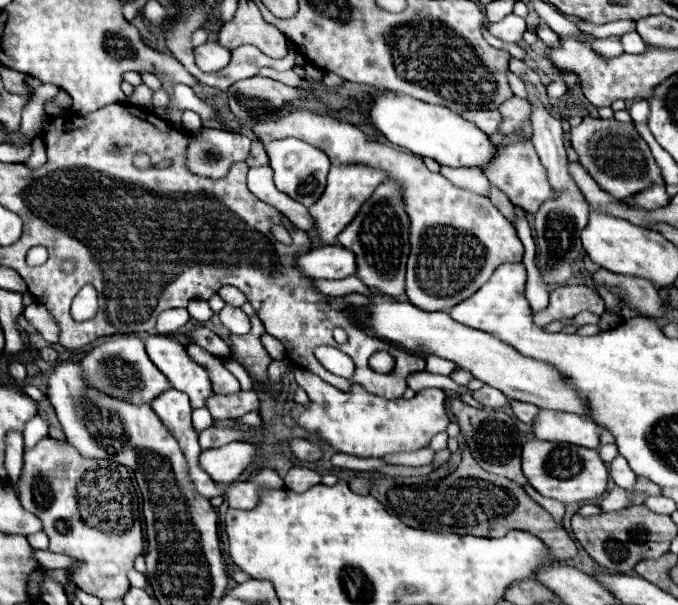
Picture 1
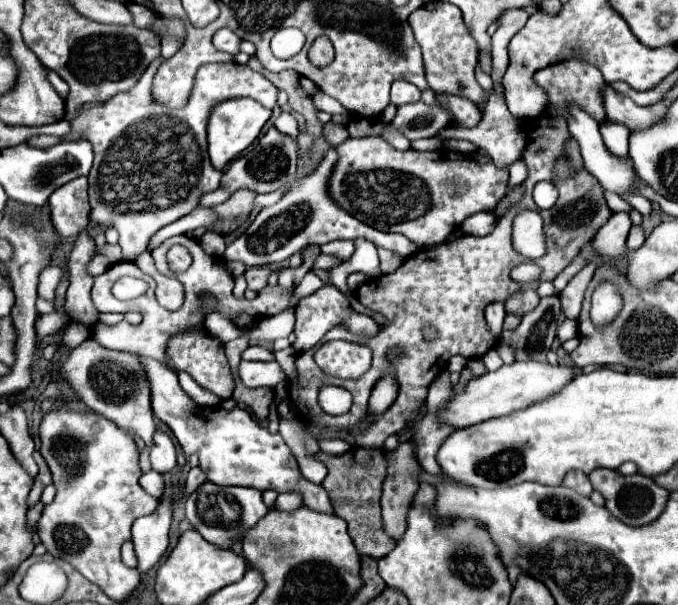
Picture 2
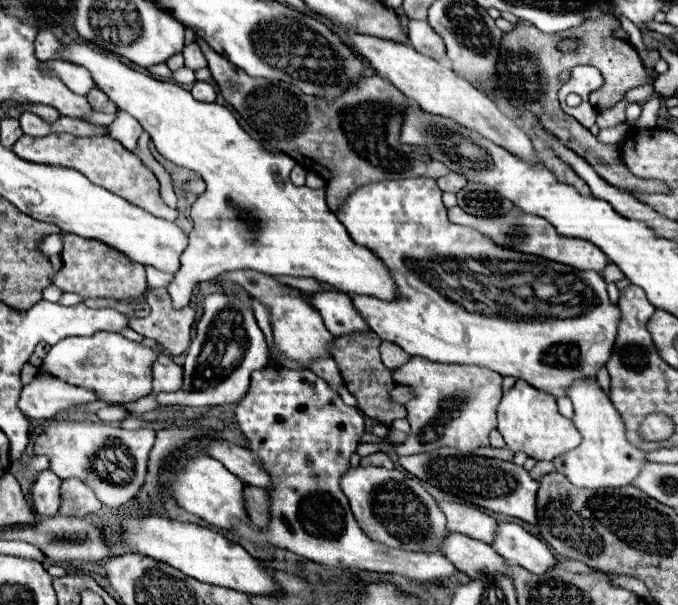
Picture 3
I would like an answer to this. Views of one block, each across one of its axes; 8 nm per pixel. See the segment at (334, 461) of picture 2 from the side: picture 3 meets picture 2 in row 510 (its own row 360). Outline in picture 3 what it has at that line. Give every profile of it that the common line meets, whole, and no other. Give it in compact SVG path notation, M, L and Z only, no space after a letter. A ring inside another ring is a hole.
M372 330L364 332L364 334L346 334L346 336L340 336L334 340L332 358L336 360L336 364L342 372L346 388L350 390L350 394L356 396L360 410L376 422L390 424L398 418L406 418L406 408L402 404L390 402L388 392L384 392L384 389L388 389L389 386L396 385L396 383L392 380L391 370L380 362L380 350L378 348L380 342L382 340Z

